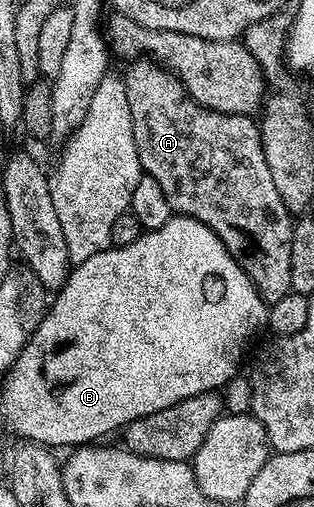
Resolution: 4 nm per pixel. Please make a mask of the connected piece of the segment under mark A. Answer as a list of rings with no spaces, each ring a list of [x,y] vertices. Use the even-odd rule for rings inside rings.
[[[140,57],[130,64],[131,67],[125,74],[123,84],[125,85],[125,97],[129,97],[129,113],[133,117],[133,141],[137,145],[137,157],[143,166],[143,174],[153,177],[157,185],[161,185],[161,190],[165,193],[165,198],[169,200],[172,212],[177,215],[188,215],[213,229],[217,237],[225,245],[225,249],[239,264],[245,269],[245,273],[253,281],[253,285],[259,291],[259,296],[264,303],[270,305],[281,301],[281,297],[292,294],[290,285],[290,239],[293,226],[293,216],[291,210],[281,201],[281,193],[277,193],[277,185],[273,185],[273,173],[269,173],[269,161],[265,161],[265,153],[261,145],[261,133],[259,132],[258,122],[249,115],[226,115],[220,111],[211,111],[203,107],[191,94],[184,89],[182,81],[177,76],[172,75],[165,67],[159,66],[150,57]]]

